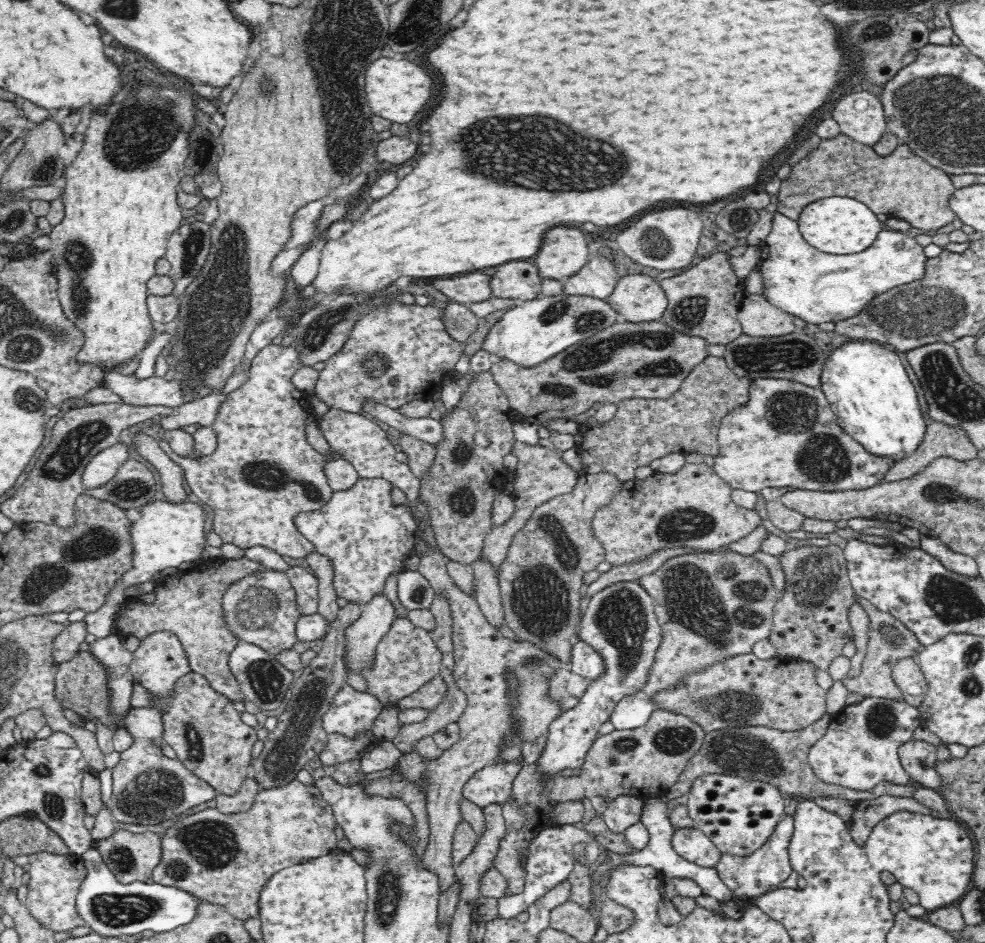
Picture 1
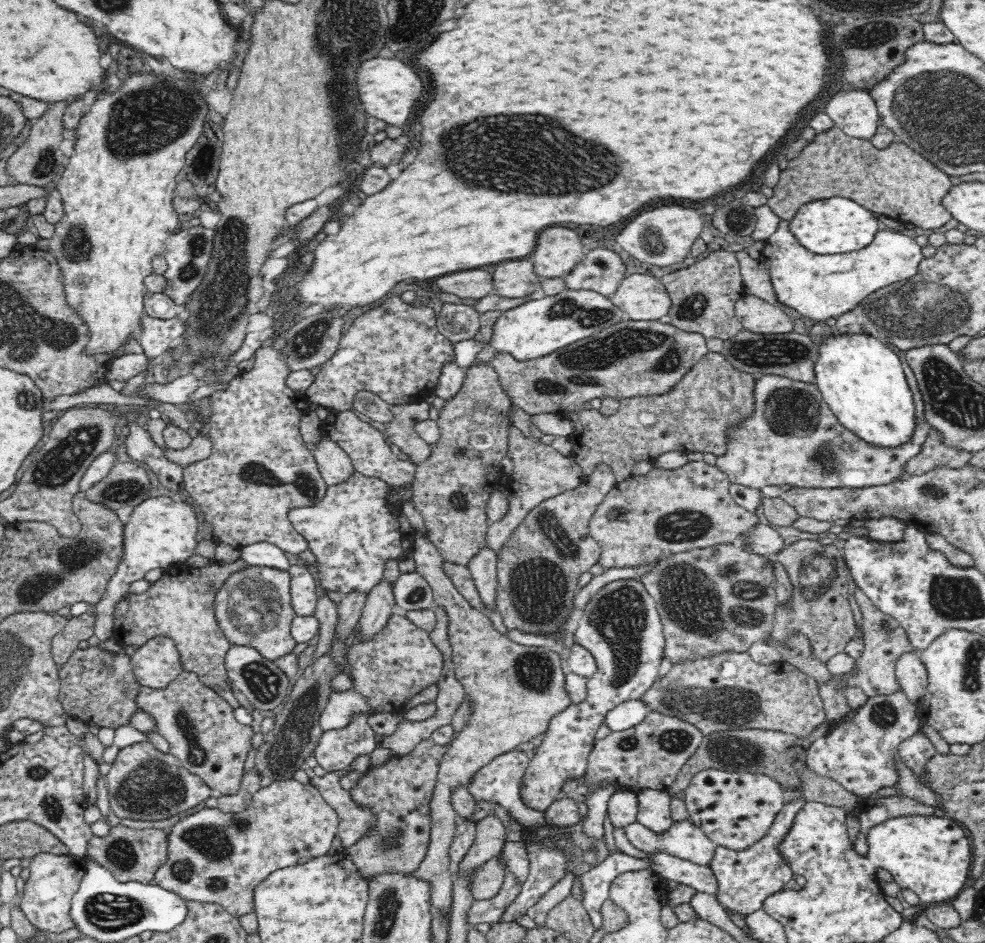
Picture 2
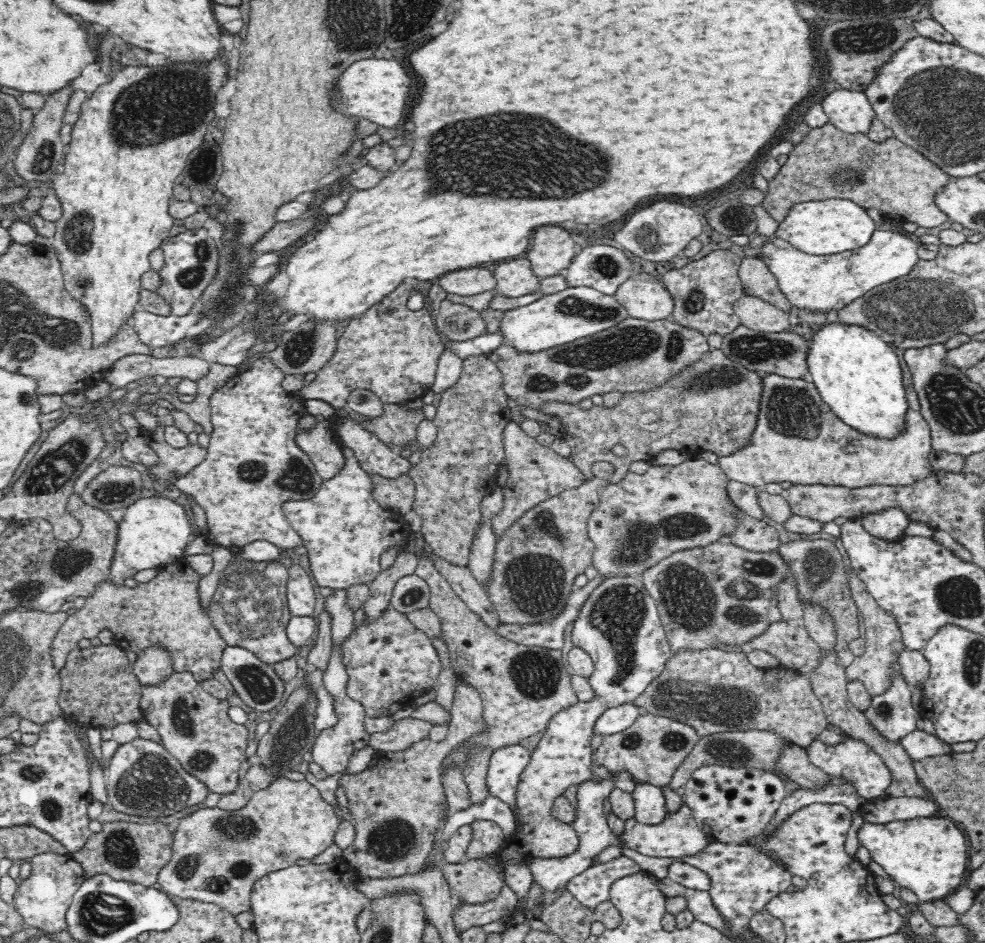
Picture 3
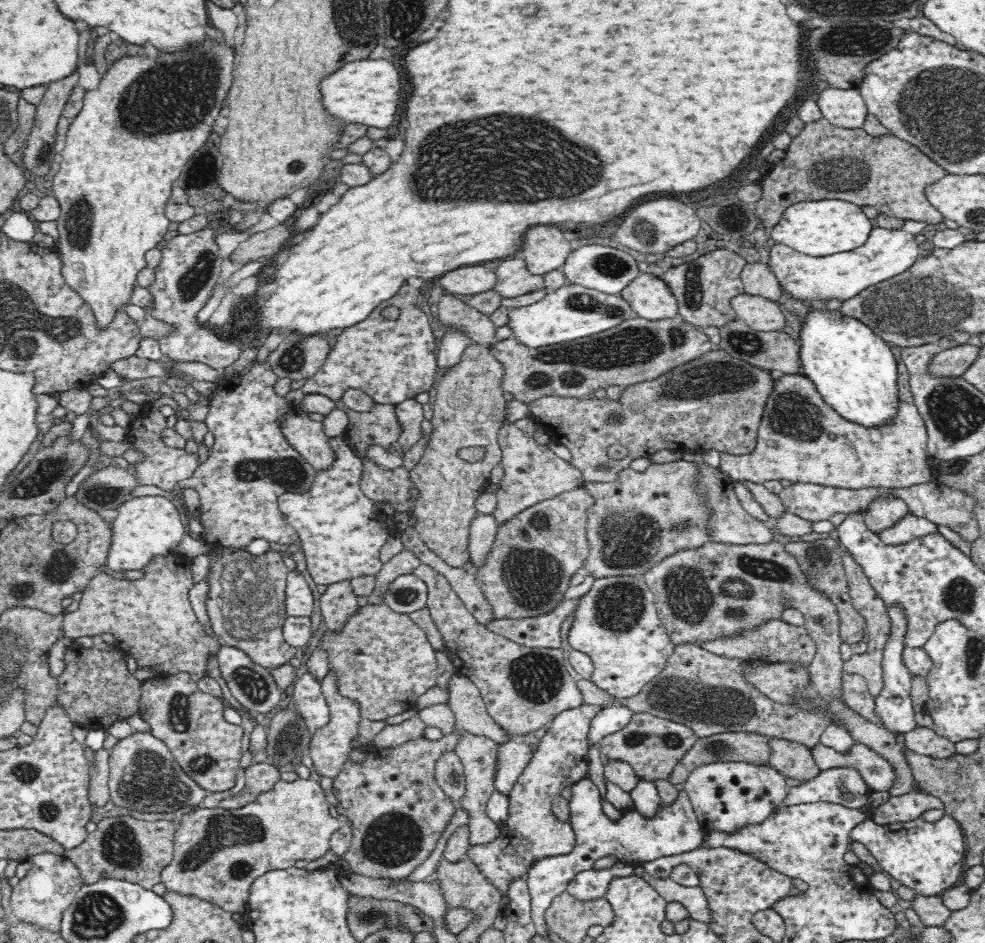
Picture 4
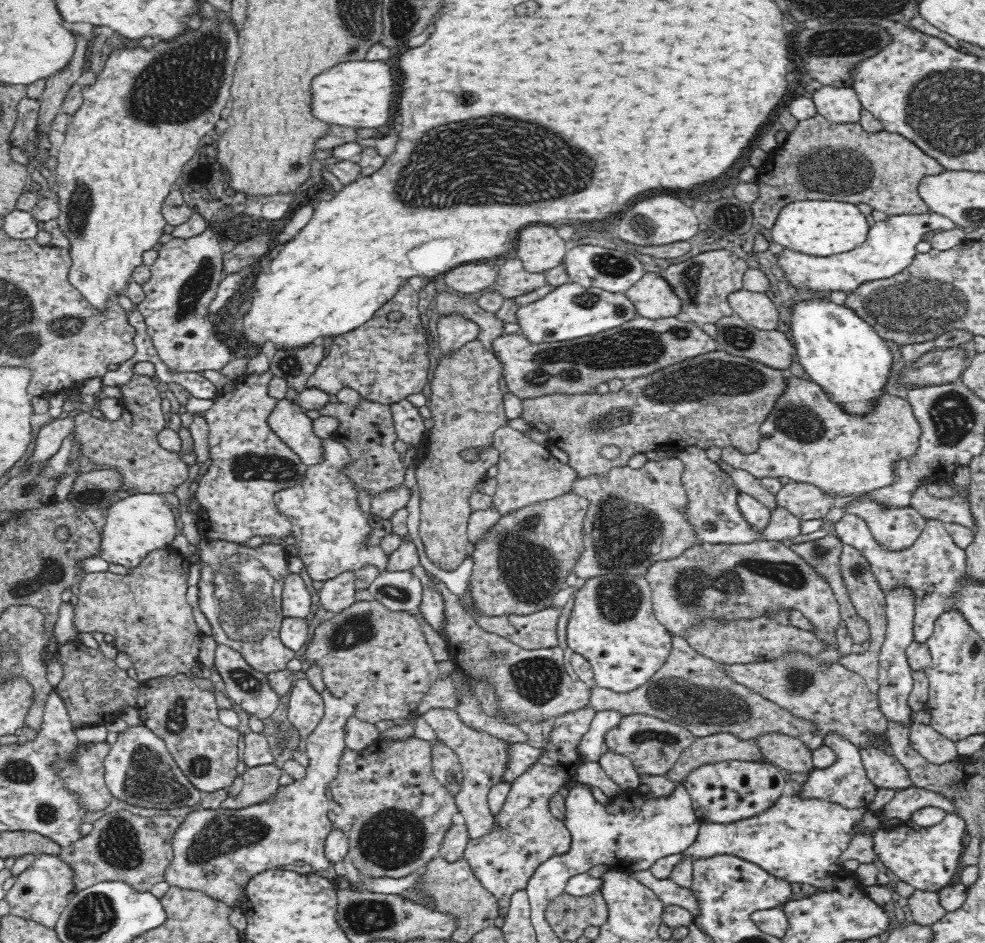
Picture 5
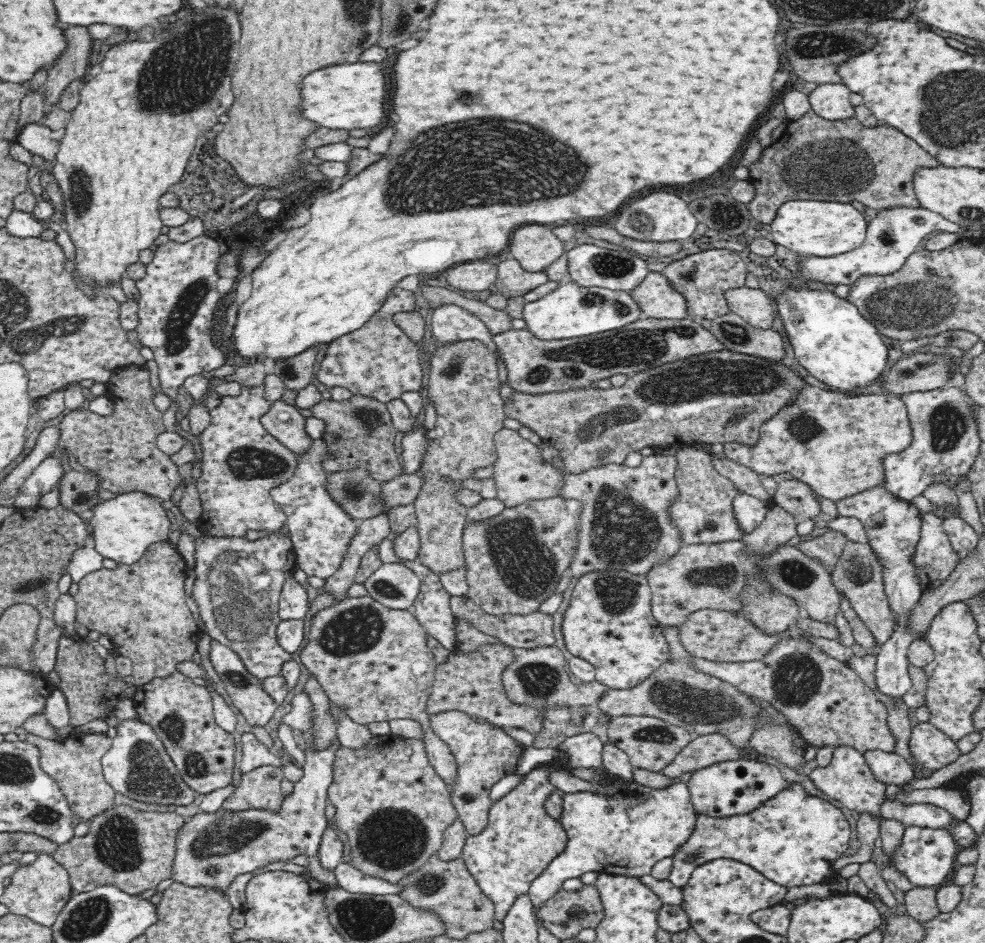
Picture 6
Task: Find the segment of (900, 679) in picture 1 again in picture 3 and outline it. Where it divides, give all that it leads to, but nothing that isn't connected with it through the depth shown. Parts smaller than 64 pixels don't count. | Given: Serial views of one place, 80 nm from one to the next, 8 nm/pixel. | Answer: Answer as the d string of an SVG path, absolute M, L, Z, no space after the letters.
M905 649L900 652L897 666L901 677L911 692L923 690L925 680L929 677L930 668L920 649Z

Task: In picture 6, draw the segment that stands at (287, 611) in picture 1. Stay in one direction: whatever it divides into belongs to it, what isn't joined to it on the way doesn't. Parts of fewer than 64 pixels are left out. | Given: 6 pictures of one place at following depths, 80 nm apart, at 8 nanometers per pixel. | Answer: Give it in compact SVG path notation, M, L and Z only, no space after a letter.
M272 533L269 538L264 538L258 540L257 542L249 542L246 539L236 539L235 537L208 537L202 536L195 540L195 558L196 558L196 578L193 586L192 595L194 597L195 603L199 608L199 616L201 620L204 622L205 629L203 632L208 633L213 640L216 640L228 648L231 648L240 658L244 661L244 665L248 668L249 672L252 672L255 676L258 676L260 680L264 678L268 678L268 676L276 676L276 674L281 674L283 667L287 662L290 662L292 659L292 653L284 650L282 646L280 646L279 640L277 639L276 630L278 628L278 624L280 624L281 618L278 614L279 610L279 600L281 596L281 590L283 589L285 580L288 577L292 577L293 572L297 568L297 558L295 552L293 551L292 542L288 537L278 536L276 533Z

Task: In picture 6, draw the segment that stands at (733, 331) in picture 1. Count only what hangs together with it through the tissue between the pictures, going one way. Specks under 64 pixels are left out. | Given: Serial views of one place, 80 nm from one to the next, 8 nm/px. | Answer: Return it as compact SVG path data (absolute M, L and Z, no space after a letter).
M708 249L682 260L668 260L668 265L662 273L684 297L686 315L712 321L731 312L725 295L727 291L745 286L748 271L744 263L745 261L735 251Z

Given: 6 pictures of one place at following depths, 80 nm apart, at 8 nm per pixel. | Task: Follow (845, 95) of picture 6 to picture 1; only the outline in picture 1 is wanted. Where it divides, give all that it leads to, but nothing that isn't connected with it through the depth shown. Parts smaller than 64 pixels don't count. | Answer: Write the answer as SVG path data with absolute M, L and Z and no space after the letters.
M868 91L844 96L832 110L832 116L842 134L866 146L876 146L882 136L889 132L888 119L880 97Z

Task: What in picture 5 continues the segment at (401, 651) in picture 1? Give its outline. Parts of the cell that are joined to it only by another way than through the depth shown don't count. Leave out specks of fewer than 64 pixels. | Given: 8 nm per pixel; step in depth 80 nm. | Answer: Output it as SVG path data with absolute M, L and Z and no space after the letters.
M376 600L354 602L354 606L344 609L344 612L340 612L338 616L328 616L328 620L320 622L313 632L313 638L310 644L308 644L305 658L307 658L310 664L318 663L318 665L323 669L324 684L328 689L330 689L330 693L332 693L332 695L349 699L352 703L355 703L356 712L354 712L354 716L360 720L371 723L380 722L380 720L398 720L402 717L408 716L409 713L416 710L418 701L430 690L431 686L435 685L435 683L440 679L440 671L436 663L437 660L435 659L430 645L427 643L420 623L416 618L414 618L413 613L394 612Z

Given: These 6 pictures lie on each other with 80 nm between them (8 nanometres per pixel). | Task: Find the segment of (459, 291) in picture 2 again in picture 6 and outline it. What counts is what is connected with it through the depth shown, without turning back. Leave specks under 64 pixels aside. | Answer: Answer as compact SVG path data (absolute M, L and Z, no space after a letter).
M495 260L470 261L447 269L446 282L456 290L482 292L497 279Z

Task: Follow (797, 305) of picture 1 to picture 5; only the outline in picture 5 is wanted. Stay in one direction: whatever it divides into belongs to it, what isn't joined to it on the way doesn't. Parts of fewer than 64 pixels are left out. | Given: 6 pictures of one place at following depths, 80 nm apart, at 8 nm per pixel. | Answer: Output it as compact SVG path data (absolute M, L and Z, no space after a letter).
M911 214L902 216L888 216L887 220L876 222L870 227L864 244L842 254L836 253L830 256L810 256L790 248L782 248L776 254L776 264L784 272L784 278L788 284L796 290L806 292L846 292L851 294L858 290L860 284L872 283L876 280L884 280L900 274L907 266L912 264L919 252L916 245L922 240L922 236L930 230L940 228L943 230L956 229L955 222L941 214Z

